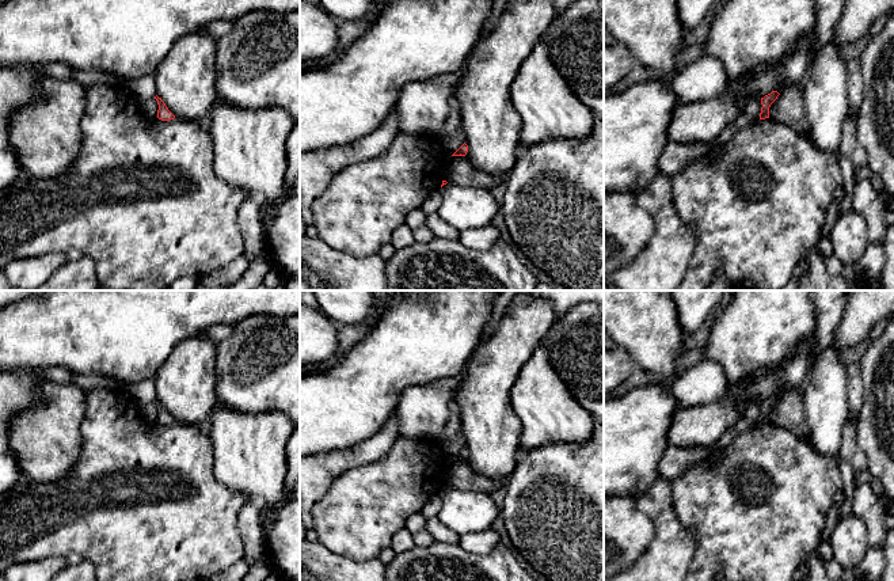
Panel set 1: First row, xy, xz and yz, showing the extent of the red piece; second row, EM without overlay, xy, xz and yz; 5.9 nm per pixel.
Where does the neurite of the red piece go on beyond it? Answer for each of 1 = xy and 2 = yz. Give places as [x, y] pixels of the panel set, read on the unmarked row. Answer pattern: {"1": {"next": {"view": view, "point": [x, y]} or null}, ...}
{"1": {"next": null}, "2": {"next": null}}

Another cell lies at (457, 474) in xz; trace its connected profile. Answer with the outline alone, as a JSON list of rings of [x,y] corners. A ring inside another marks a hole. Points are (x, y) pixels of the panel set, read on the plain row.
[[[467,459],[449,460],[444,466],[442,475],[444,485],[463,491],[483,491],[491,494],[506,485],[506,479],[495,482],[476,474],[471,470]]]

